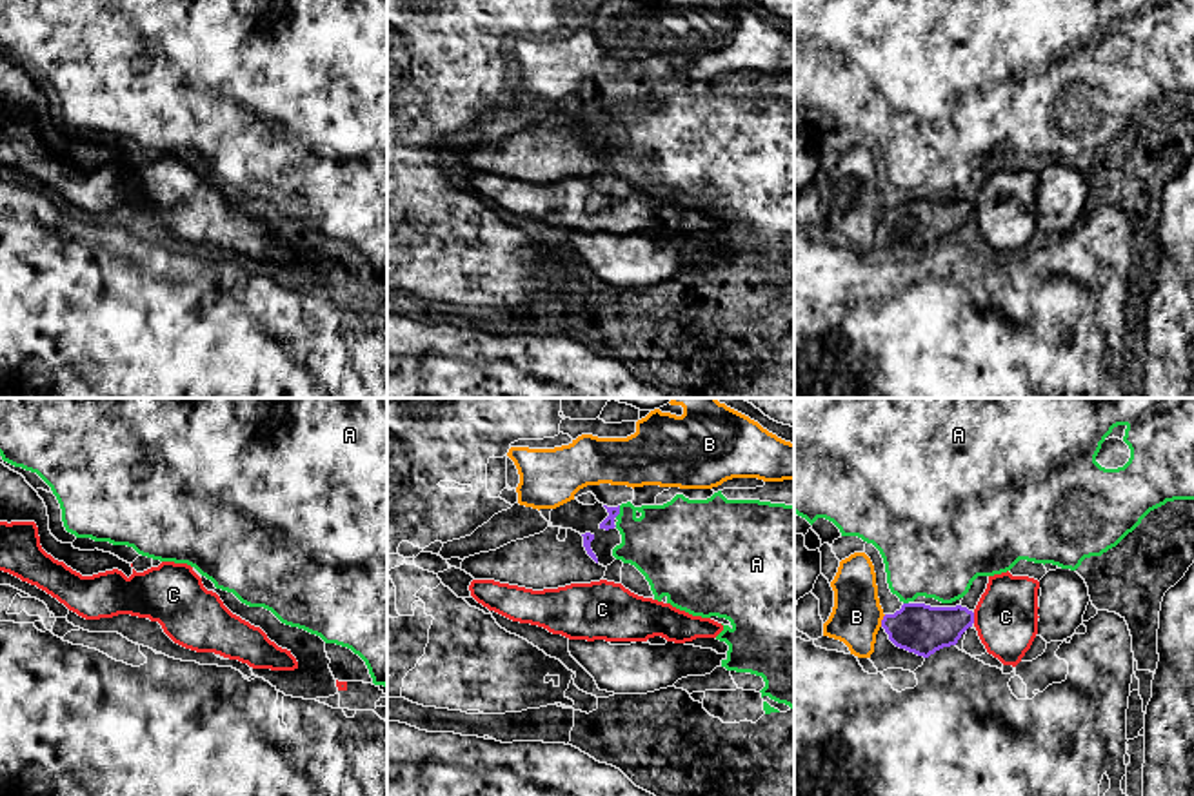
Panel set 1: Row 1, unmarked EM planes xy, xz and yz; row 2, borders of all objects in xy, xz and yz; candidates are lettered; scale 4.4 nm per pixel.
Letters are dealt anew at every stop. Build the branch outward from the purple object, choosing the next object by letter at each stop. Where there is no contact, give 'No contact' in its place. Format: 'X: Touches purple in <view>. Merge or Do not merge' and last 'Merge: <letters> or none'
A: Touches purple in xz. Do not merge
B: Touches purple in yz. Do not merge
C: Touches purple in yz. Do not merge
Merge: none

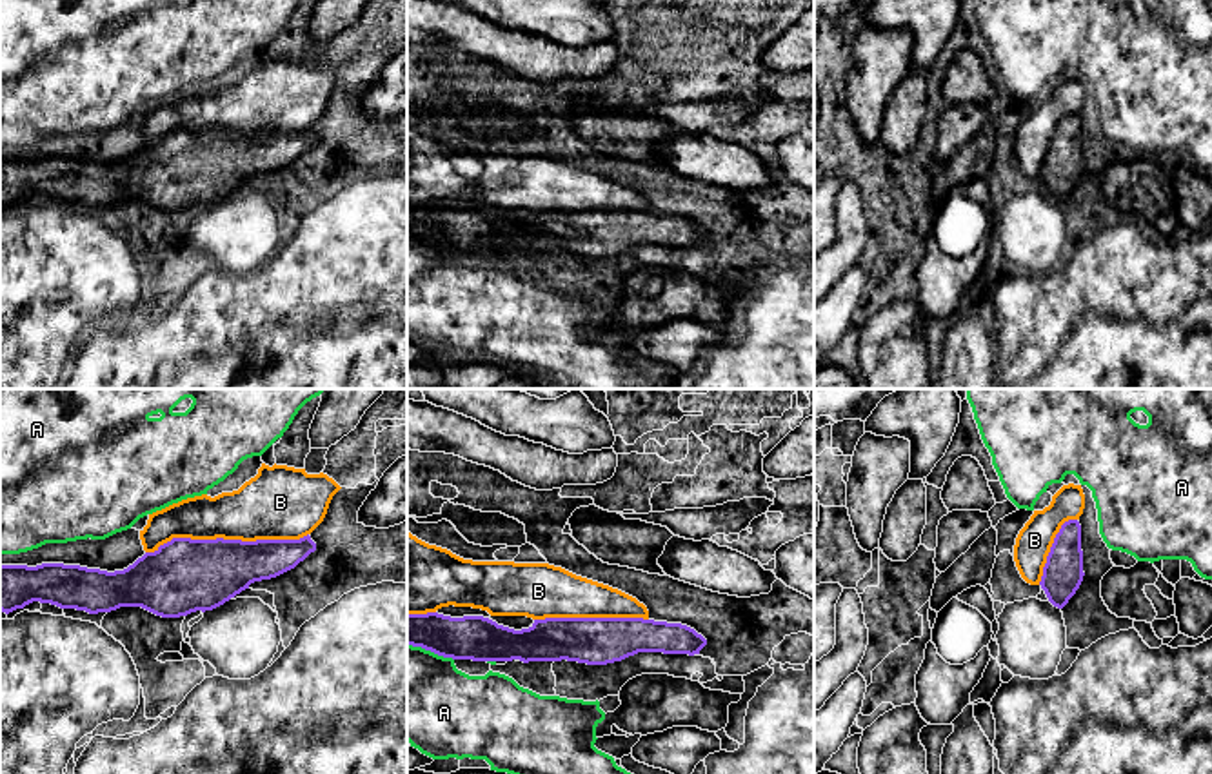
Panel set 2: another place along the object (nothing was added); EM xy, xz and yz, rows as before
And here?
A: Touches purple in xz. Do not merge
B: Touches purple in xy. Do not merge
Merge: none

